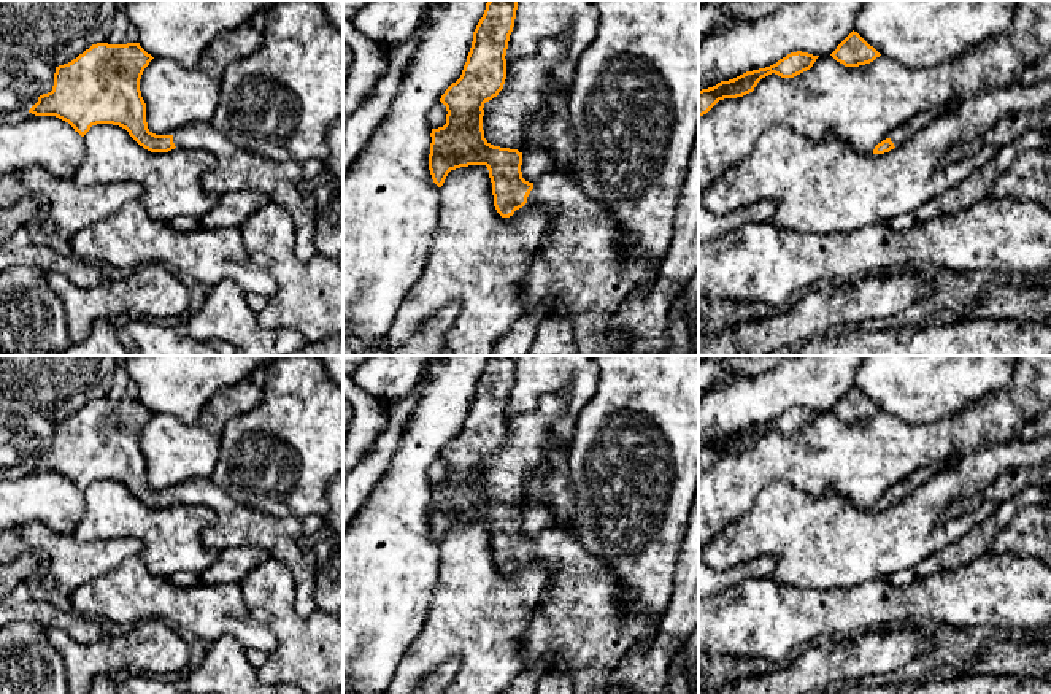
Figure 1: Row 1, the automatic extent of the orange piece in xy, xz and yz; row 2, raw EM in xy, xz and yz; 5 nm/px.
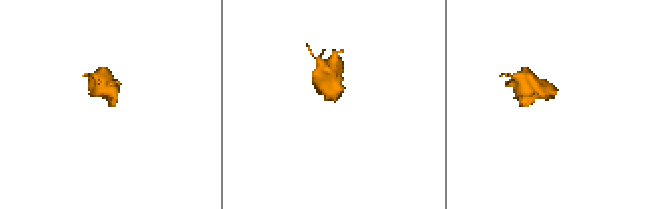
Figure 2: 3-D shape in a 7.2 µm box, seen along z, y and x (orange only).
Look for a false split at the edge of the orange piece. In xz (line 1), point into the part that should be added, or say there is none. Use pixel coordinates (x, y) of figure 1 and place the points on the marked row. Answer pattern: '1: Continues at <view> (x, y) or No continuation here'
1: Continues at xz (585, 267)

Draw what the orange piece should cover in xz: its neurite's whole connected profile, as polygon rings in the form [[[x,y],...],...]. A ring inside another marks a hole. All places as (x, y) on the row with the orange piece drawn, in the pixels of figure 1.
[[[489,0],[483,17],[479,19],[475,32],[467,62],[464,65],[460,78],[452,83],[440,102],[446,106],[446,124],[438,129],[432,129],[432,143],[429,154],[429,170],[433,183],[441,187],[451,170],[468,165],[486,165],[492,183],[494,206],[502,218],[510,218],[516,210],[526,203],[541,206],[549,211],[549,222],[540,246],[533,254],[527,289],[522,297],[522,313],[532,311],[538,303],[546,302],[549,313],[562,313],[573,329],[576,356],[622,356],[627,348],[627,341],[611,330],[611,321],[627,302],[629,295],[640,291],[645,280],[649,275],[649,260],[646,257],[638,259],[632,251],[635,240],[622,233],[613,218],[613,214],[599,202],[589,199],[578,184],[568,179],[562,173],[548,173],[529,183],[522,178],[522,152],[518,149],[500,148],[491,145],[484,138],[483,116],[484,103],[499,95],[506,79],[506,49],[510,35],[514,27],[518,10],[518,0]]]

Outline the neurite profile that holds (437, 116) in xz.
[[[438,102],[430,111],[429,111],[429,124],[432,125],[432,129],[438,129],[443,127],[446,124],[446,106]]]

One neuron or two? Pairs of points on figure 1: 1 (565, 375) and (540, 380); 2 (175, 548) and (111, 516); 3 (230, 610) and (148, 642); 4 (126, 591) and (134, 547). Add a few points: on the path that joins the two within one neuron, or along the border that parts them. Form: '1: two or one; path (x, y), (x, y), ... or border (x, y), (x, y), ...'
1: one; path (559, 375), (546, 375)
2: one; path (159, 532), (148, 524), (127, 518)
3: two; border (142, 621), (164, 620), (180, 632)
4: two; border (137, 555), (124, 558), (111, 570), (100, 575)

